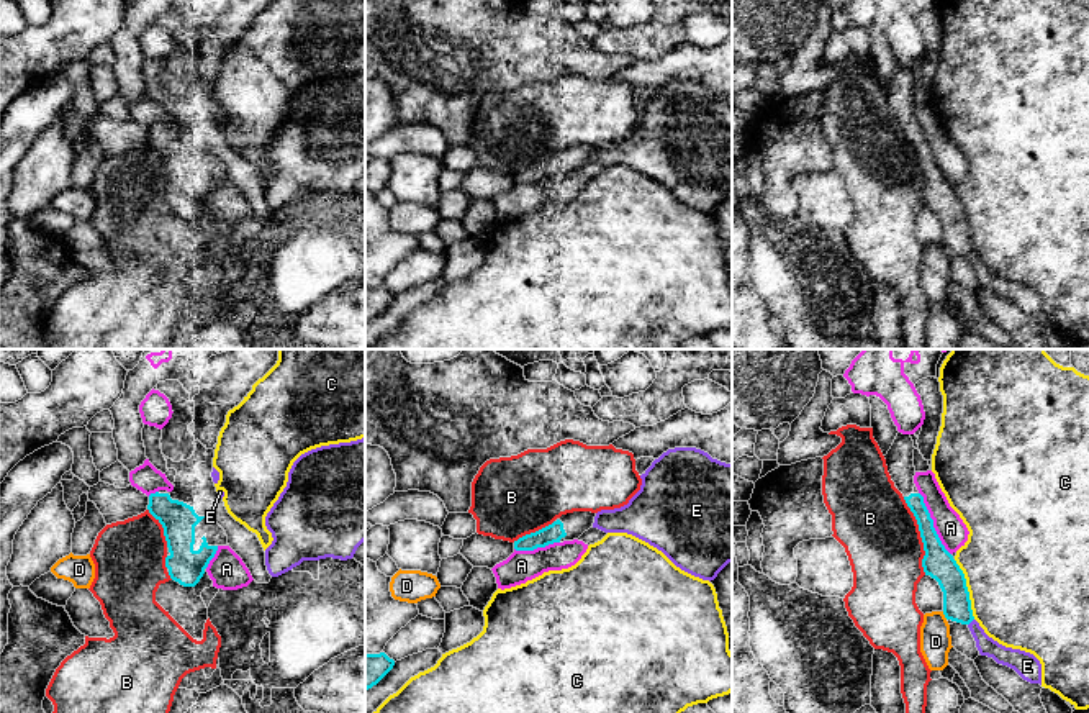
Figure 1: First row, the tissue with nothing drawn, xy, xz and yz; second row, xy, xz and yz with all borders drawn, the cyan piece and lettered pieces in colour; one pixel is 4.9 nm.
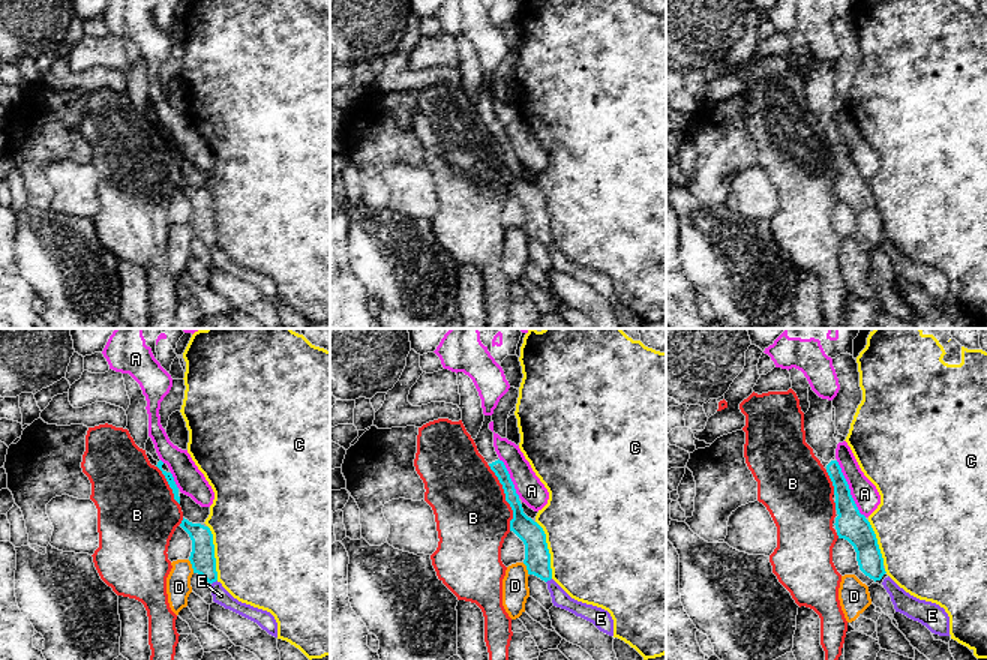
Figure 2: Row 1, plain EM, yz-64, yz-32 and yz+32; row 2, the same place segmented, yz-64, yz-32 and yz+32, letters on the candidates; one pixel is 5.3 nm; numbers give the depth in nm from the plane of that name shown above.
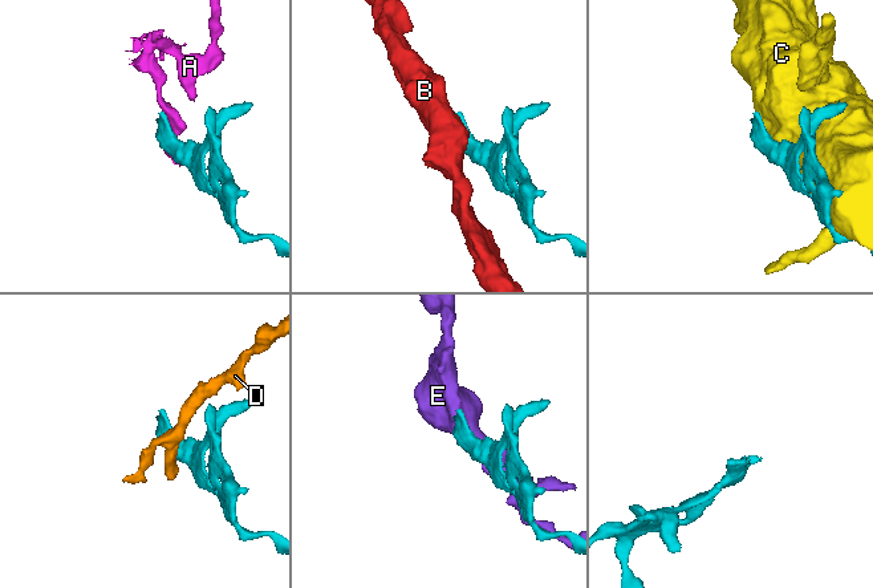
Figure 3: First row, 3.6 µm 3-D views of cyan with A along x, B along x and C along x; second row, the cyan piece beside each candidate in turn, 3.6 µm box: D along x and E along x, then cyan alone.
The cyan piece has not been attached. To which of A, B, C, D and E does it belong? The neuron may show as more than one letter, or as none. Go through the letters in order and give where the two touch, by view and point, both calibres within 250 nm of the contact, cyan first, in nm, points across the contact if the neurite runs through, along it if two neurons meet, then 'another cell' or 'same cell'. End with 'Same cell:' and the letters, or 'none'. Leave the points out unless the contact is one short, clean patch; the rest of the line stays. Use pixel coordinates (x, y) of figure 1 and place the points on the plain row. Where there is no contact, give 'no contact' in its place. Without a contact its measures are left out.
A: meets cyan in yz at (932, 156); 150 nm thick on the cyan side, 140 nm on the other; another cell
B: meets cyan in yz at (921, 169); 150 nm thick on the cyan side, 380 nm on the other; border along yz (903, 130), (917, 158), (924, 184), (922, 204), (926, 207); another cell
C: meets cyan in yz at (966, 222); 150 nm thick on the cyan side, 500 nm on the other; another cell
D: meets cyan in yz at (944, 246); 150 nm thick on the cyan side, 160 nm on the other; border along yz (942, 245), (947, 251); another cell
E: meets cyan in yz at (971, 253); 140 nm thick on the cyan side, 90 nm on the other; border along yz (973, 251), (968, 258); another cell
Same cell: none

